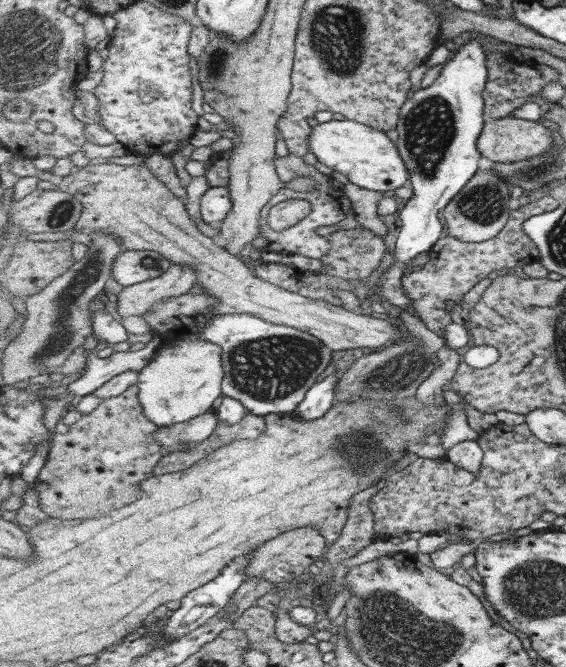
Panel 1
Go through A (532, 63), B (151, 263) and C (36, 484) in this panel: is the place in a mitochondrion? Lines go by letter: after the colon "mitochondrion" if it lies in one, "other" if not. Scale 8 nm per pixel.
A: other
B: mitochondrion
C: other

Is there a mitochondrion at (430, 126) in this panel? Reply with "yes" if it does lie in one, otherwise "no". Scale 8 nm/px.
yes

